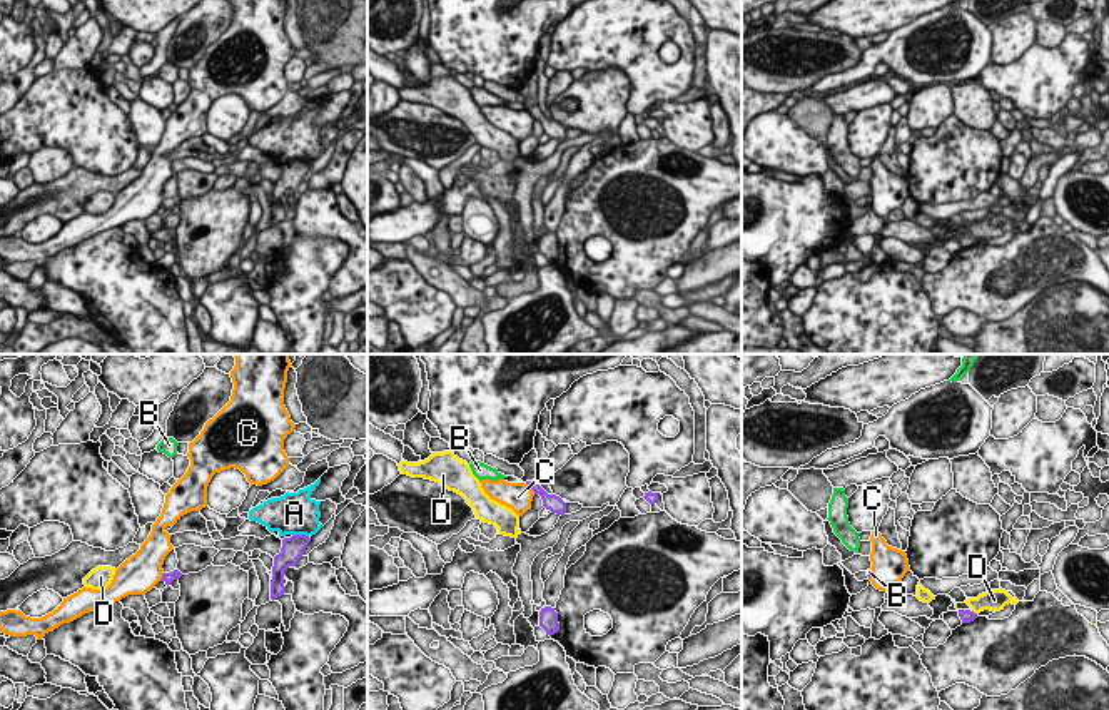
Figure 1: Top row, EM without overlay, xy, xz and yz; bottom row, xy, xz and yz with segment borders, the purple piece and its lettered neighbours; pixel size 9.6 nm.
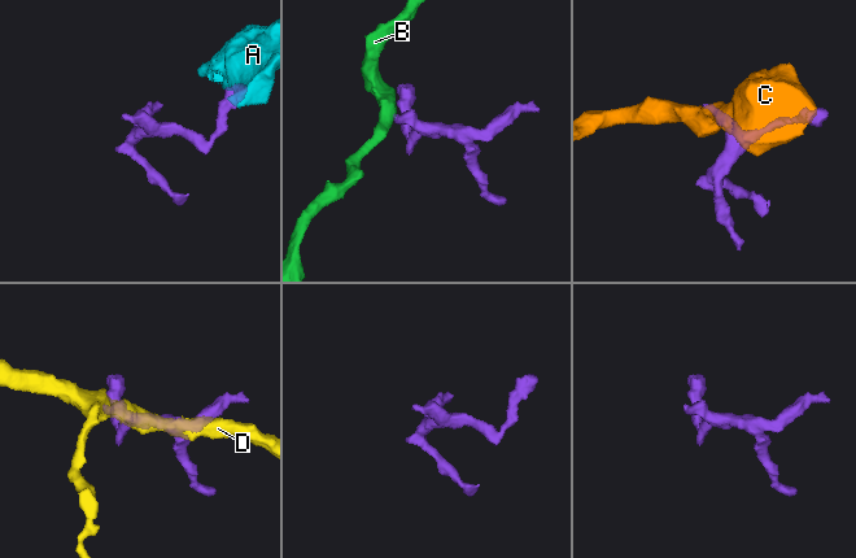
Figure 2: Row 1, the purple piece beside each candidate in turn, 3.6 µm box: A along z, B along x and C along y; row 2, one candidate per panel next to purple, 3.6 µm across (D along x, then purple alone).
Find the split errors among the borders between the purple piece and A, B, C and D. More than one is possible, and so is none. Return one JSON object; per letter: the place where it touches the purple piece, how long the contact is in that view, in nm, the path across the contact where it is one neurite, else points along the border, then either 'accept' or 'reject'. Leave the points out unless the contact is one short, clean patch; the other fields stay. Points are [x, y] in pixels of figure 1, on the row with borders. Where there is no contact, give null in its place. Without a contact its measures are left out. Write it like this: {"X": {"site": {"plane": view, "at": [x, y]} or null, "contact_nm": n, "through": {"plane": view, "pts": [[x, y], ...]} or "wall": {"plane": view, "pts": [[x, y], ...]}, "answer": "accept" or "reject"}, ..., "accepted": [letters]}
{"A": {"site": {"plane": "xy", "at": [301, 535]}, "contact_nm": 160, "wall": {"plane": "xy", "pts": [[293, 533], [308, 537]]}, "answer": "reject"}, "B": {"site": {"plane": "yz", "at": [870, 573]}, "contact_nm": 60, "through": {"plane": "yz", "pts": [[870, 573], [869, 572]]}, "answer": "accept"}, "C": {"site": {"plane": "xz", "at": [530, 486]}, "contact_nm": 140, "wall": {"plane": "xz", "pts": [[526, 483], [535, 493]]}, "answer": "reject"}, "D": {"site": {"plane": "yz", "at": [976, 613]}, "contact_nm": 80, "wall": {"plane": "yz", "pts": [[972, 610], [977, 615]]}, "answer": "reject"}, "accepted": ["B"]}

